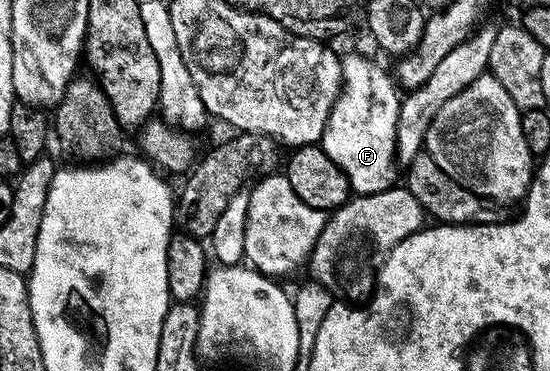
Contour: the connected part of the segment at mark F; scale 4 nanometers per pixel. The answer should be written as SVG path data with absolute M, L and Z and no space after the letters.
M345 53L342 65L344 85L324 128L322 139L324 151L348 177L353 195L389 190L398 182L396 129L402 101L401 91L394 85L393 75L389 71L387 74L378 63L371 62L360 54Z

